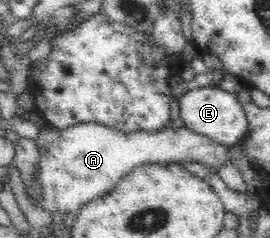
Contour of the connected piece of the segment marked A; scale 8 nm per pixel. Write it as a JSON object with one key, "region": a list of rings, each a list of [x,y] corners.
{"region":[[[81,122],[63,129],[47,124],[46,127],[39,130],[34,141],[39,152],[37,166],[37,178],[39,179],[37,181],[40,183],[40,194],[42,195],[41,203],[37,205],[48,212],[58,212],[62,217],[68,214],[75,216],[78,210],[88,204],[90,200],[106,196],[123,176],[144,163],[199,162],[218,169],[222,164],[231,162],[228,160],[230,147],[226,147],[210,137],[194,133],[184,126],[174,129],[171,122],[163,129],[153,133],[142,129],[124,133],[124,131],[118,131],[98,122]]]}

